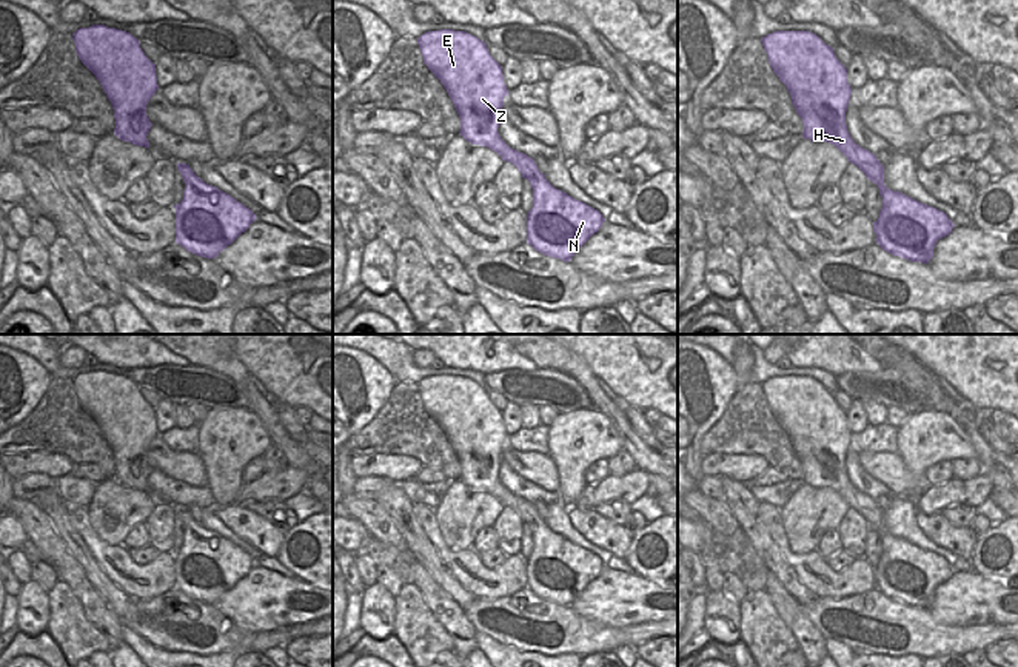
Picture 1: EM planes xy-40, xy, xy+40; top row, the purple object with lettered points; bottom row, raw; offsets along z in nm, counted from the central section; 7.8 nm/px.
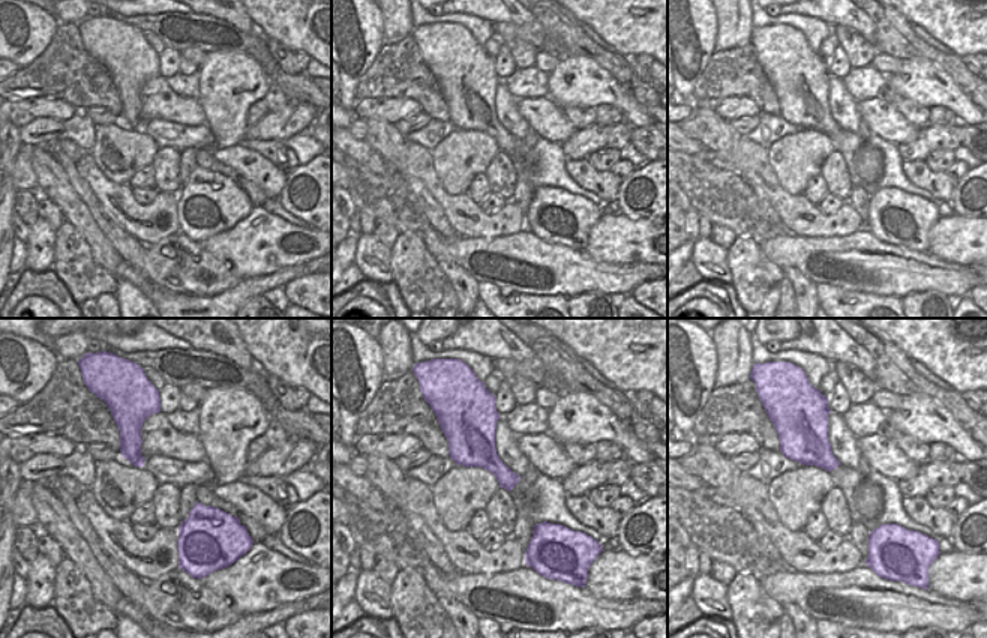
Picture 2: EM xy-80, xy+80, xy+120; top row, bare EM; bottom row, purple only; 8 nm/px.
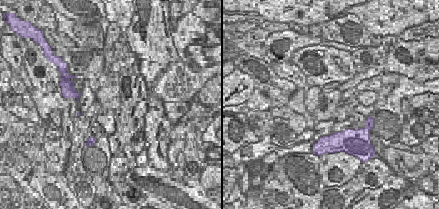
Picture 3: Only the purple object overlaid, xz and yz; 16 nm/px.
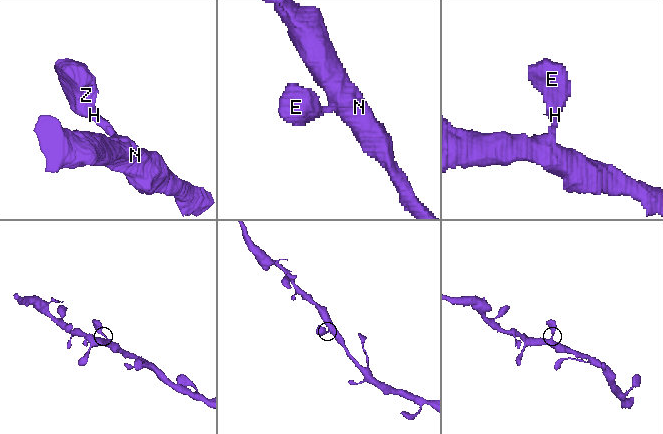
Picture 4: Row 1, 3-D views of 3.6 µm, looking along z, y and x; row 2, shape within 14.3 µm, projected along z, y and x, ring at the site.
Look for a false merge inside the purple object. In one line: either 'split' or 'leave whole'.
leave whole

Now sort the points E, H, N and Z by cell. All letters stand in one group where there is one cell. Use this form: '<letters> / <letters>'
E H N Z

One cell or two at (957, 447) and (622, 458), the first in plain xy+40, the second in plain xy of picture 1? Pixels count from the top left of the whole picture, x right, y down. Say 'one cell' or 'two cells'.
two cells

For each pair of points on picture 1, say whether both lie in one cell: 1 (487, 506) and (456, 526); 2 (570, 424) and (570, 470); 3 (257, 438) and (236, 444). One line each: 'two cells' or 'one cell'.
1: one cell
2: one cell
3: one cell

